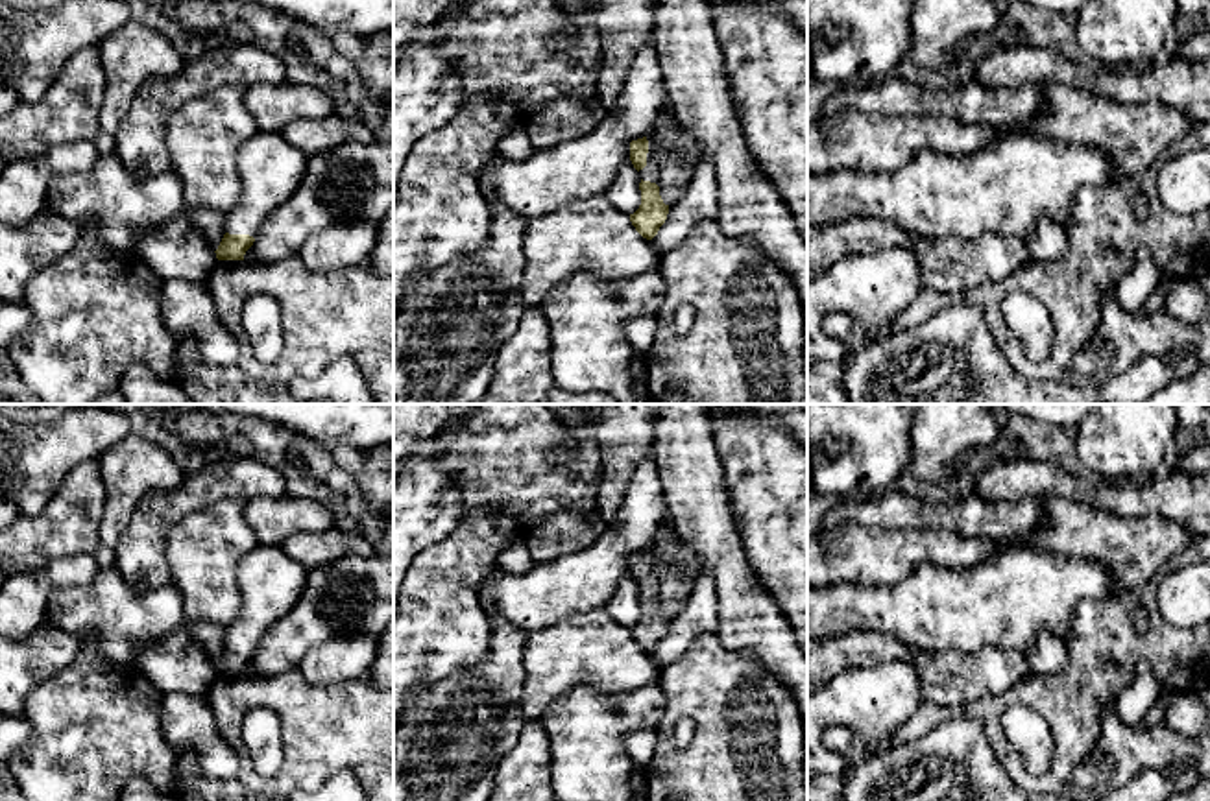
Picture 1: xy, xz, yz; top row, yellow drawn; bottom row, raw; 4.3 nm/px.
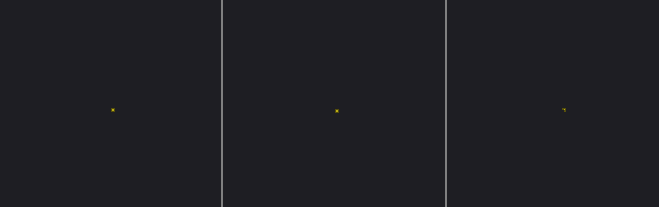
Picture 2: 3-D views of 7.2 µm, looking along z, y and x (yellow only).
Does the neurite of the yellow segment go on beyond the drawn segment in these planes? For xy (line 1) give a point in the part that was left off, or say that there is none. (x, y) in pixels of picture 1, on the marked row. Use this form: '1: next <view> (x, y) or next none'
1: next xy (270, 168)

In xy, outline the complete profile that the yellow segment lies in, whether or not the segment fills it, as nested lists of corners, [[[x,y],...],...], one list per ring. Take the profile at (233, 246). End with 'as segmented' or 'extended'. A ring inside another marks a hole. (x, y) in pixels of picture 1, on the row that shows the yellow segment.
[[[259,133],[236,155],[240,196],[225,220],[218,260],[244,260],[260,223],[301,185],[307,157],[281,133]]]; extended

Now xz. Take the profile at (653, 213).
[[[671,107],[659,111],[647,137],[630,142],[630,161],[641,177],[641,205],[630,214],[630,221],[647,240],[658,234],[669,214],[656,185],[658,162],[665,157],[665,146],[658,140],[665,118],[674,118]]]; extended

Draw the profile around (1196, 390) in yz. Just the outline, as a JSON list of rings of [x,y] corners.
[[[1201,367],[1192,378],[1173,380],[1142,404],[1210,404],[1210,367]]]

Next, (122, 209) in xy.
[[[116,151],[100,155],[87,172],[54,175],[46,201],[50,210],[72,220],[81,233],[92,225],[102,244],[115,253],[135,253],[146,234],[187,207],[174,172],[139,179],[126,170]]]

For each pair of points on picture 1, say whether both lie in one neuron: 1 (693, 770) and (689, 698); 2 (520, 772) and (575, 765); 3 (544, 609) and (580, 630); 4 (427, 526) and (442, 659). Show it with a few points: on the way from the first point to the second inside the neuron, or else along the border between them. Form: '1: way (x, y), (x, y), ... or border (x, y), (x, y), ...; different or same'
1: way (704, 752), (704, 717); same
2: border (542, 726), (551, 742), (553, 781); different
3: border (603, 606), (566, 615), (531, 635); different
4: border (462, 519), (447, 536), (425, 547), (412, 561); different

